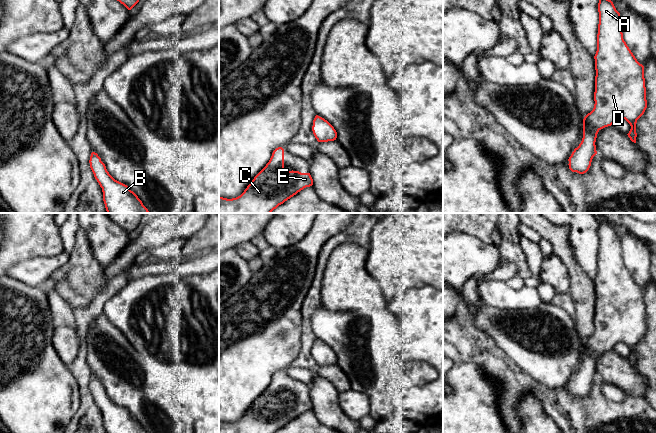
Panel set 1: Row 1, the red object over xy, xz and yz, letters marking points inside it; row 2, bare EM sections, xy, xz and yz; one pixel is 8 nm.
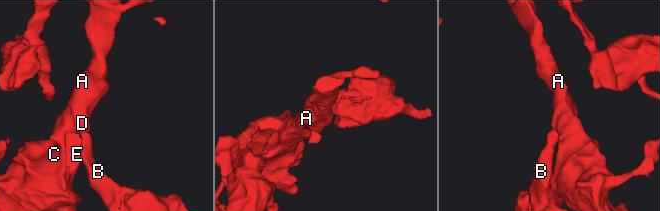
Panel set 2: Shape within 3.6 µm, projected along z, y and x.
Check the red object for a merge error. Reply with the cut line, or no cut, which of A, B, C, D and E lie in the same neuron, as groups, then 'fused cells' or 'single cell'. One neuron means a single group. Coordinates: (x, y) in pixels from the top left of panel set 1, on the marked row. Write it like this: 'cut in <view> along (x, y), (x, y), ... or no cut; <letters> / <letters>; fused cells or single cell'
no cut; A B C D E; single cell

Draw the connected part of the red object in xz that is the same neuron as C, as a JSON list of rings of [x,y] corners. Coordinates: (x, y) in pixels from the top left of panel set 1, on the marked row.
[[[278,147],[240,196],[232,199],[219,197],[219,213],[271,213],[312,185],[310,173],[284,170],[284,149]]]

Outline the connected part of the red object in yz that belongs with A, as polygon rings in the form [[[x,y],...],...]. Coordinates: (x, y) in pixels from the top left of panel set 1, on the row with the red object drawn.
[[[599,0],[599,24],[597,51],[595,59],[594,108],[583,119],[583,138],[569,157],[569,169],[579,174],[586,173],[593,157],[597,154],[596,138],[598,132],[619,119],[625,119],[631,126],[627,134],[636,143],[636,123],[647,108],[644,66],[640,64],[623,39],[620,13],[611,0]]]

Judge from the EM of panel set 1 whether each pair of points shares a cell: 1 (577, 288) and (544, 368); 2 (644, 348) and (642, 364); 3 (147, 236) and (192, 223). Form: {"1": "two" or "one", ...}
{"1": "two", "2": "one", "3": "one"}

